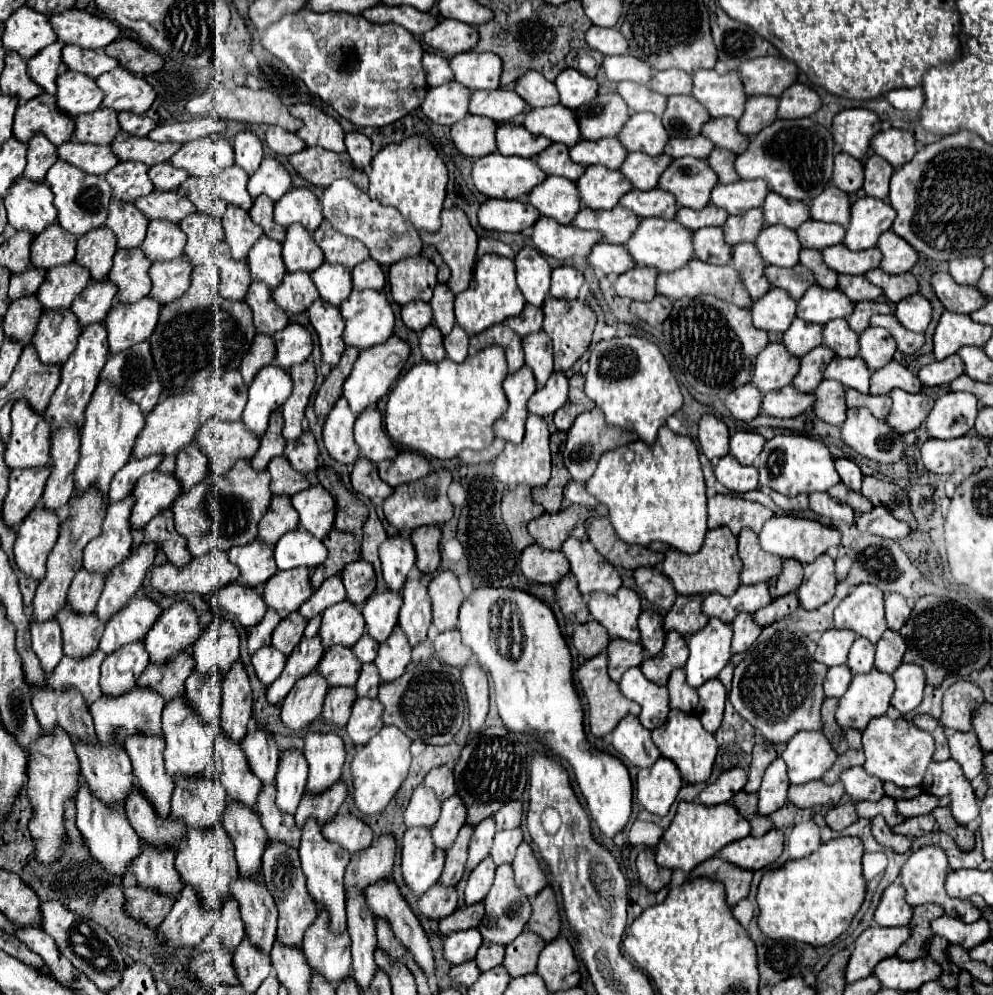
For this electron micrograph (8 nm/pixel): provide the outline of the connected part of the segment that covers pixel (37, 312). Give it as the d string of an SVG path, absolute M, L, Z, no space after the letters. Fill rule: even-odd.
M24 295L10 303L4 315L4 333L10 339L18 339L22 345L28 345L34 337L36 325L42 315L42 305L34 295Z

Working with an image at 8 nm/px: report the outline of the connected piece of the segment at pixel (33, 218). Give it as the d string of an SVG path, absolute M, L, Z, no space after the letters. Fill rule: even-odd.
M18 177L4 197L8 223L14 229L26 229L32 235L42 233L50 223L56 221L54 195L46 181L30 181Z

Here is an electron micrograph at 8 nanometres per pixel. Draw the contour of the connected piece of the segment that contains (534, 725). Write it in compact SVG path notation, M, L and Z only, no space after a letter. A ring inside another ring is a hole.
M474 589L460 607L458 631L476 661L494 681L496 705L506 727L532 731L544 745L566 759L588 803L590 817L606 837L614 837L632 813L632 781L626 765L588 743L584 733L584 709L572 679L572 655L560 633L552 609L522 589Z

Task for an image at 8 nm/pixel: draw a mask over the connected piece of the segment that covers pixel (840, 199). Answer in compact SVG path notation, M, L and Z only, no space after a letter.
M828 185L814 201L810 201L812 219L826 221L826 223L850 223L850 197L842 189Z

